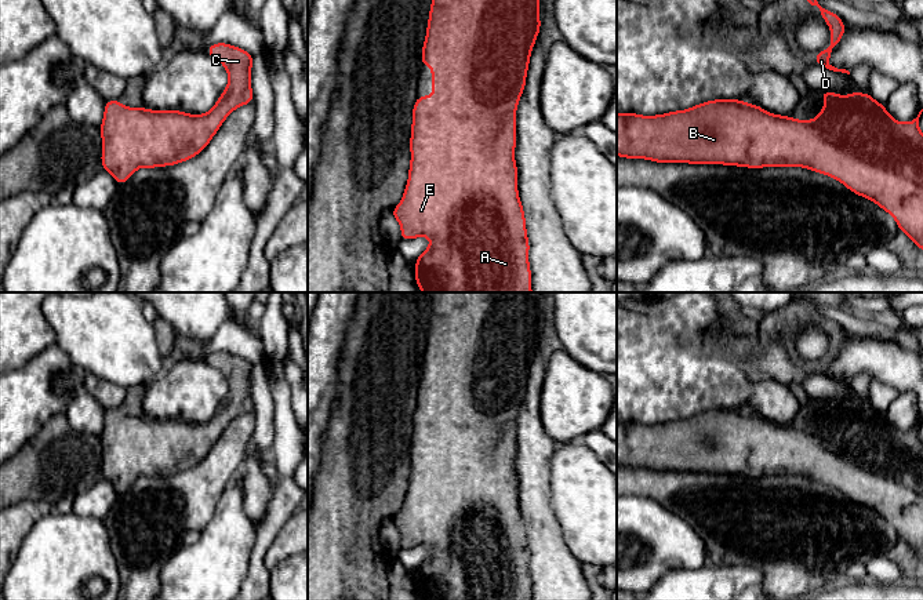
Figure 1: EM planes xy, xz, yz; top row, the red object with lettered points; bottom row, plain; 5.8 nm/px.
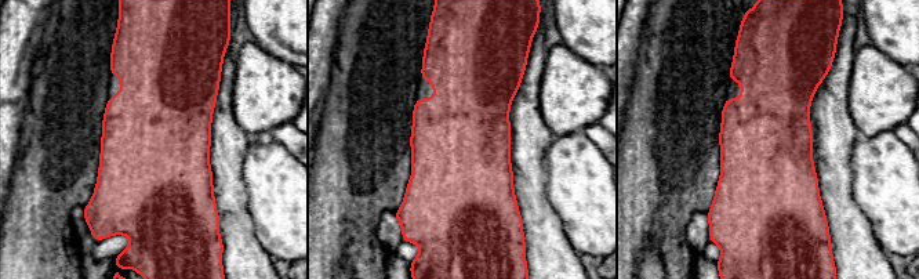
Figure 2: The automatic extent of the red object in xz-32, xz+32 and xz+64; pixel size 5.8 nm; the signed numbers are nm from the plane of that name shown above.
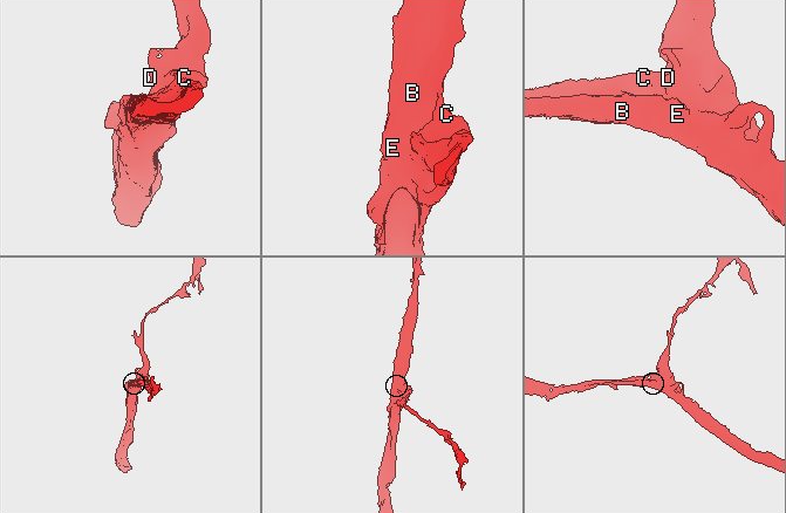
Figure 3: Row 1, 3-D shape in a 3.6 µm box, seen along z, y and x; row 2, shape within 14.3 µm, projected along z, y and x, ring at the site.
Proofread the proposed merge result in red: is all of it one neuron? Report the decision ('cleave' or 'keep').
keep

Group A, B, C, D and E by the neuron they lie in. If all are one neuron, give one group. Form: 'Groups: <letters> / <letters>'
Groups: A B C D E

